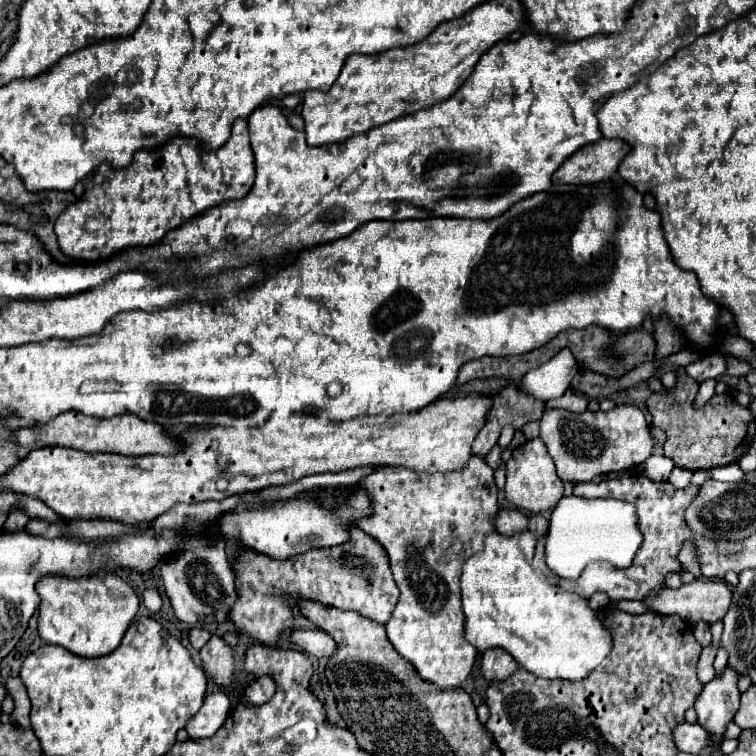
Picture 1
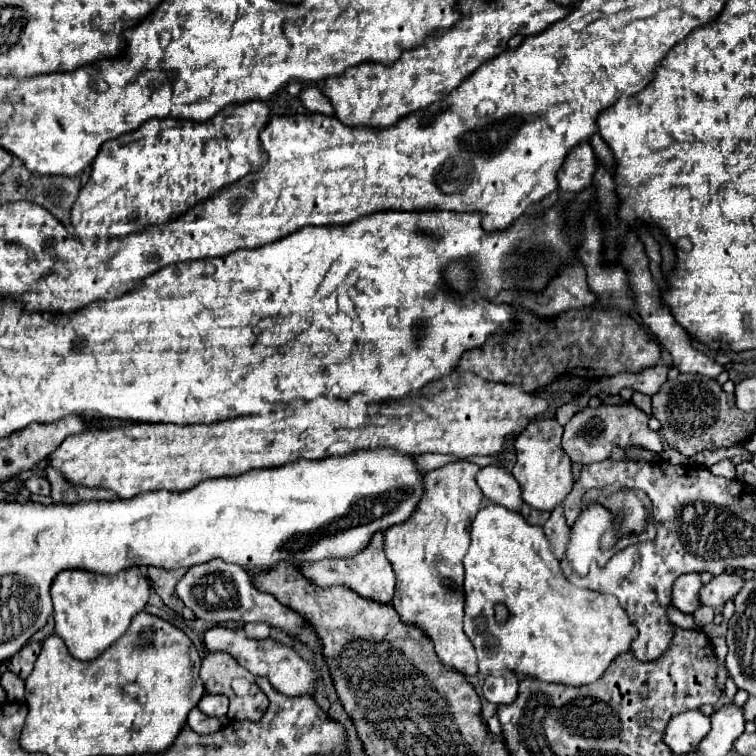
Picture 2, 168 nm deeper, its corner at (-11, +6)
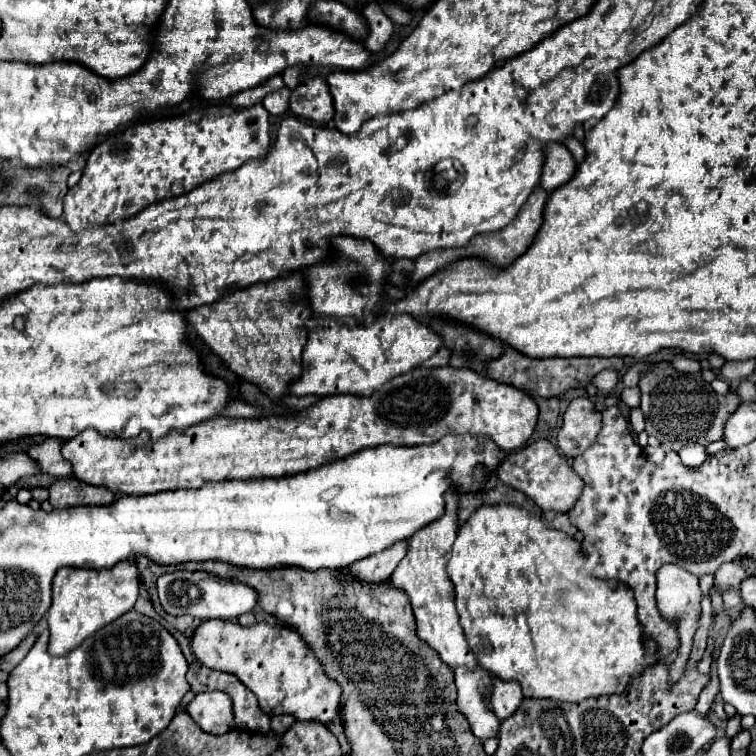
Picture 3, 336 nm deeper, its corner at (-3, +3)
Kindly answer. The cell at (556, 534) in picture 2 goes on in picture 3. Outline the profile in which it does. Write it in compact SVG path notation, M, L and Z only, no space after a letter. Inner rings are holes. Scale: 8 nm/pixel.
M543 513L543 517L557 529L569 533L569 535L575 535L577 533L577 527L569 521L569 515L567 513Z

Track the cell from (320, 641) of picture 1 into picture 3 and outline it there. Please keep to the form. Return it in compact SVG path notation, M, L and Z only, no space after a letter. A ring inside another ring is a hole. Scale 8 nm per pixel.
M173 571L163 573L157 579L157 591L161 607L169 615L193 615L195 619L237 619L241 613L253 611L257 605L257 593L235 581L235 579L221 579L205 571Z

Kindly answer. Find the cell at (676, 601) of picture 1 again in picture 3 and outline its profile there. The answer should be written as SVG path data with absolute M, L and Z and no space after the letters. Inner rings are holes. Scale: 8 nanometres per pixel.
M731 561L731 563L723 563L723 567L719 567L717 577L715 577L715 587L719 591L725 591L727 587L737 589L739 583L747 577L747 571L743 569L743 565L739 561Z

